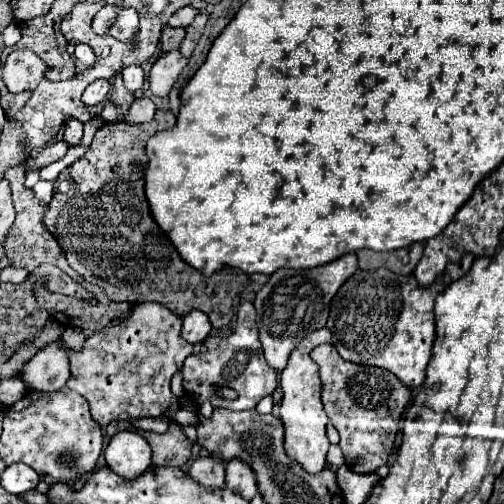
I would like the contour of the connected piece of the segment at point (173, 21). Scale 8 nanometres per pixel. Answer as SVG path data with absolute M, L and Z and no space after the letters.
M184 6L184 8L176 10L176 12L170 16L168 26L172 26L172 28L176 28L176 26L186 28L186 26L194 20L194 14L196 14L196 12L198 12L198 10L196 10L196 8L192 8L192 6Z

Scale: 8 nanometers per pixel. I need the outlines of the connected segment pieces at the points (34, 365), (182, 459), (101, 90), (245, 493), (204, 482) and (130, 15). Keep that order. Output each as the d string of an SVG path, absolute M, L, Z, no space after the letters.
M58 342L48 344L30 362L24 364L20 378L26 384L26 388L34 392L42 392L42 394L58 392L70 378L66 350L60 348Z
M176 422L170 424L166 434L140 430L140 436L146 438L148 444L152 446L154 466L176 466L176 468L182 468L192 456L192 446L184 436L182 426L176 424Z
M96 80L96 82L92 82L92 84L84 90L82 102L84 102L86 106L98 106L98 104L106 102L108 94L110 94L110 82L108 82L108 80Z
M228 462L226 466L226 488L240 494L244 500L252 500L258 494L258 486L254 482L254 472L244 462Z
M202 456L194 460L188 476L208 490L218 490L224 486L224 464L214 456Z
M106 4L94 16L92 30L96 34L108 34L120 42L132 44L132 40L138 36L138 12L134 8Z

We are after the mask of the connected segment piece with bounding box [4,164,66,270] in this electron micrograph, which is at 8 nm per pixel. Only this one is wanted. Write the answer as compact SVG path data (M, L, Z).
M24 164L22 166L16 166L16 168L10 168L6 172L6 178L12 186L12 194L14 194L14 208L16 208L16 220L10 228L10 232L6 234L6 242L4 242L4 248L6 248L6 256L10 260L12 266L16 268L28 268L28 270L34 270L38 268L40 264L48 262L48 264L56 264L60 266L62 270L66 270L66 256L62 254L62 248L58 246L56 238L46 230L42 218L46 214L46 204L38 202L34 192L24 188Z

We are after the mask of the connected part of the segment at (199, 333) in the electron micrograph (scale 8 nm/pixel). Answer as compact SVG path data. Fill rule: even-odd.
M194 310L188 316L184 316L180 336L190 344L200 344L208 336L210 330L212 330L212 326L210 326L208 316L202 314L200 310Z

